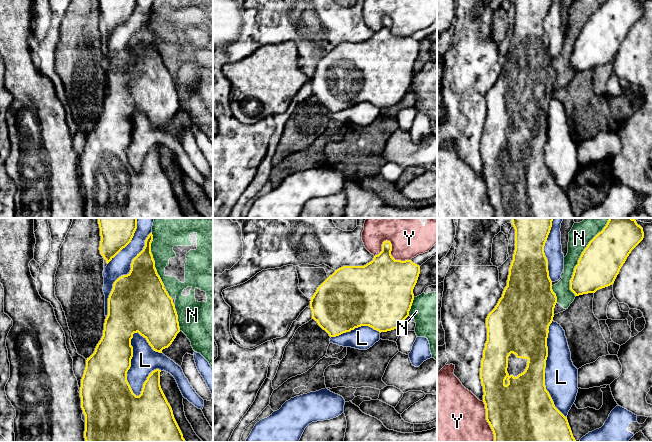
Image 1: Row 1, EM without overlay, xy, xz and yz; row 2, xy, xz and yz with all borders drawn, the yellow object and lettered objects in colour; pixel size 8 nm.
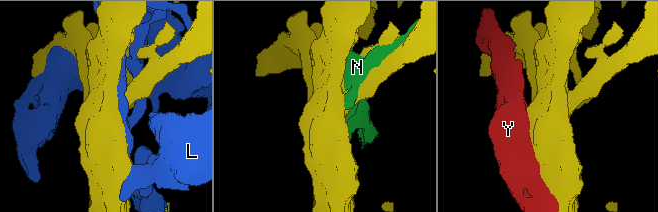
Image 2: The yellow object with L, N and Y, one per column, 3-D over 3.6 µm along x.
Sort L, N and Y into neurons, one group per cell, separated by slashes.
L Y / N

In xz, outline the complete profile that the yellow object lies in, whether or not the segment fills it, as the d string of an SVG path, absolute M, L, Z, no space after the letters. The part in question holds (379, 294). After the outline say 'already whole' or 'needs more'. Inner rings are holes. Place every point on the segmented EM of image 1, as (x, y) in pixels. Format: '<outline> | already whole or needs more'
M384 241L382 251L375 255L373 260L364 266L343 266L330 275L311 297L310 308L312 319L325 330L330 337L336 337L350 332L361 326L369 326L374 330L387 332L396 329L409 316L414 294L413 289L417 283L420 266L411 260L395 260L392 255L392 244Z | already whole

